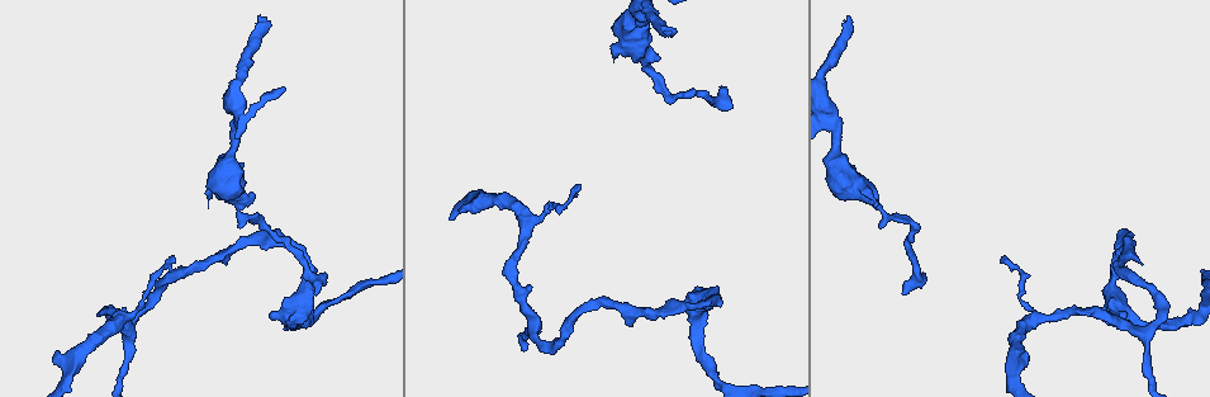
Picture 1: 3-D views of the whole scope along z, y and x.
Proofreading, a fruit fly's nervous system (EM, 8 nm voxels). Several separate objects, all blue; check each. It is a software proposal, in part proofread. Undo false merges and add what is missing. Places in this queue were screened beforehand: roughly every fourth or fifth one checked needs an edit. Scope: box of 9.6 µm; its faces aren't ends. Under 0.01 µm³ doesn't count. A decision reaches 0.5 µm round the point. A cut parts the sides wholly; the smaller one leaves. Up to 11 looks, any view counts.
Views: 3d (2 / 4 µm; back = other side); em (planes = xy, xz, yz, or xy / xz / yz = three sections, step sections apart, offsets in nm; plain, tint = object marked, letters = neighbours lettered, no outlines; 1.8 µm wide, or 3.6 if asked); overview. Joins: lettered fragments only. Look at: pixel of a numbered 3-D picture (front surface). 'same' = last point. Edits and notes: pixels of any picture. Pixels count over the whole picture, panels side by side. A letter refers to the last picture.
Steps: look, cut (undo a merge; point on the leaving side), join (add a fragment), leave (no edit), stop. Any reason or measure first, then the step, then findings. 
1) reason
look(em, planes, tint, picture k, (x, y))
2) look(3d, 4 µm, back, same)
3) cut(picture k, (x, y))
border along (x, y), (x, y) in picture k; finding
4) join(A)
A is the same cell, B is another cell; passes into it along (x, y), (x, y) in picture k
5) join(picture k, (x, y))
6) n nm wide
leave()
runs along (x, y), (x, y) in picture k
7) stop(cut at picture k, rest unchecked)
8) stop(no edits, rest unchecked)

an open end
look(em, xy, step 16, plain, picture 1, (615, 57))

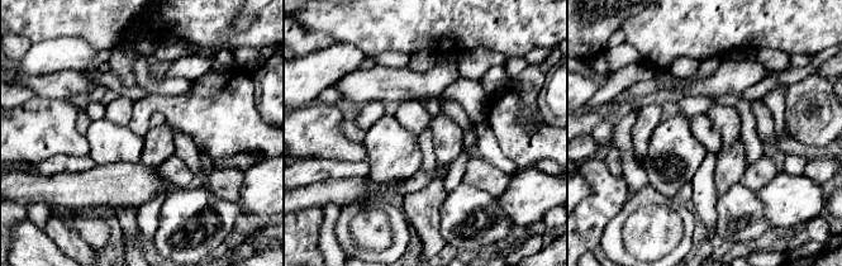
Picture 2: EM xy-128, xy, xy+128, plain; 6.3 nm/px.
look(em, xy, step 16, letters, same)

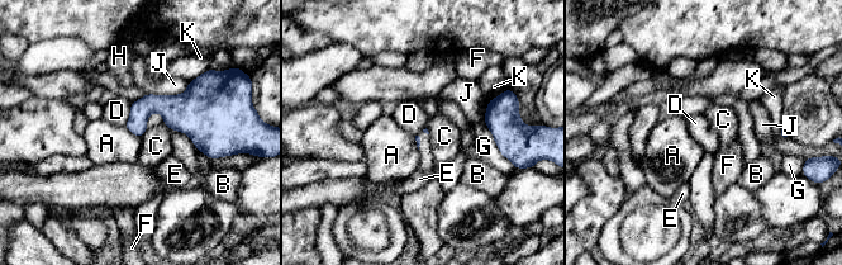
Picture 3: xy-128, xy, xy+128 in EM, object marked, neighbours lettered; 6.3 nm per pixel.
leave()
A, B, C, D, E, F, G, H, J and K are other cells; border along (131, 104), (128, 121), (124, 126) in picture 3; none of them fits

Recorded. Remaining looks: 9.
sharp bend
look(3d, 2 µm, picture 1, (237, 113))

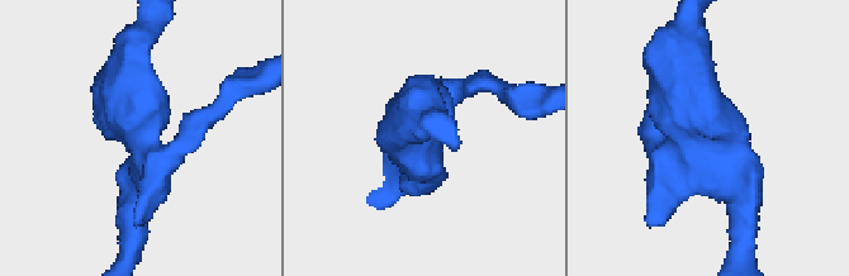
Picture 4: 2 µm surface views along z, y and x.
now the EM
look(em, 3.6 µm, xz, step 8, letters, picture 4, (145, 144))

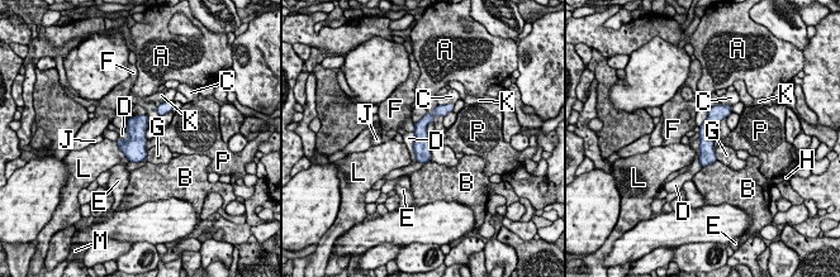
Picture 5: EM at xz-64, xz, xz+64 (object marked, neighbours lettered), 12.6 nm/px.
leave()
A, B, C, D, E, F, G, H, J, K, L, M and P are other cells; runs along (724, 108), (706, 129), (703, 162) in picture 5; continuous, no second neuron

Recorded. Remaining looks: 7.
an open end
look(3d, 4 µm, picture 1, (666, 30))

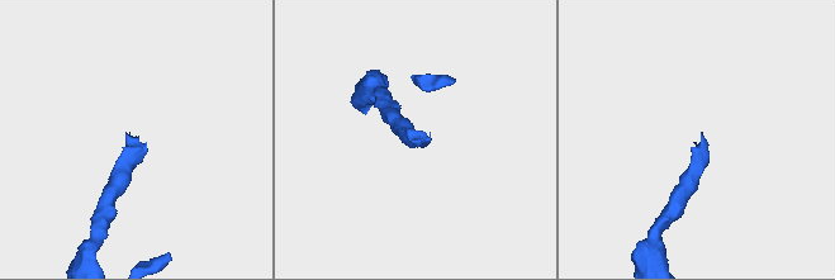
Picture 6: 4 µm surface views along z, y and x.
now the EM
look(em, planes, letters, picture 6, (125, 136))

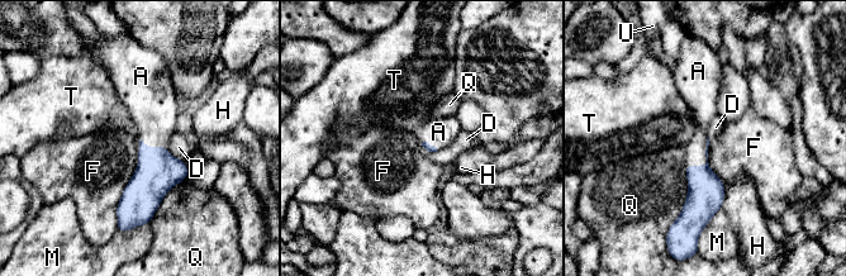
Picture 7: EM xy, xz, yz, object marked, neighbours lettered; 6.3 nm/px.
F touches over 420 nm
join(A)
A is the same cell, D, F, H, M, Q, T and U are other cells; it goes on there

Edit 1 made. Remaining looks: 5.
look(overview)

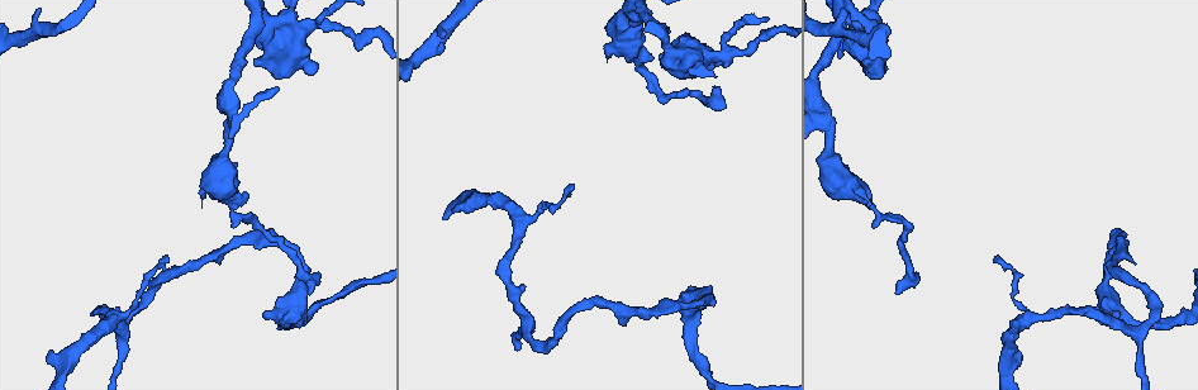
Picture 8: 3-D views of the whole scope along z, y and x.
sudden change in width
look(em, xz, step 8, tint, picture 8, (729, 51))

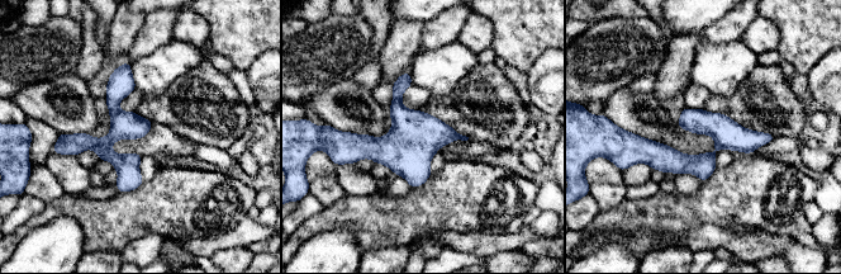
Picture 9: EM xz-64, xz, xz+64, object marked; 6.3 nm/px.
look(em, planes, letters, same)

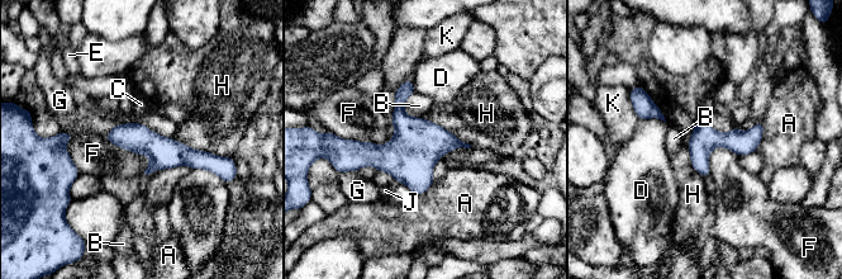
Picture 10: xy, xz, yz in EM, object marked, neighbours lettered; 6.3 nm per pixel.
leave()
A, B, C, D, E, F, G, H, J and K are other cells; runs along (110, 136), (215, 159) in picture 10; continuous, no second neuron

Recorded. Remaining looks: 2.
an open end
look(3d, 4 µm, picture 8, (717, 87))

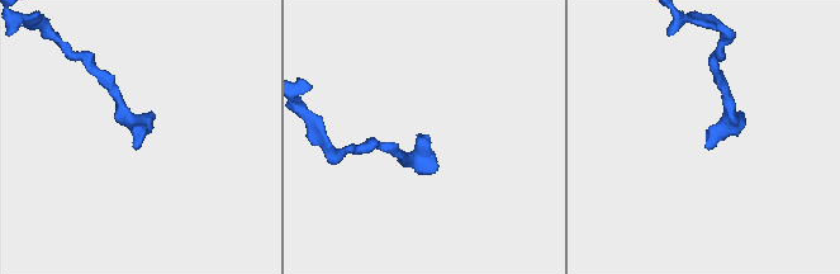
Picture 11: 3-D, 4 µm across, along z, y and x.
shape alone is not enough
look(em, planes, letters, picture 11, (418, 136))

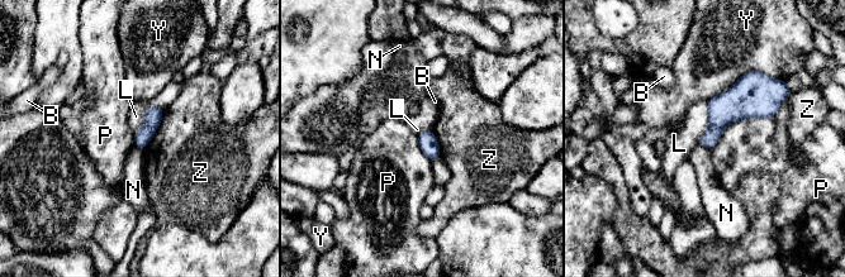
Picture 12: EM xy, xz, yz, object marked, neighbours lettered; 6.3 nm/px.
leave()
B, L, N, P, Y and Z are other cells; border along (707, 100), (708, 127), (698, 143) in picture 12; none of them fits

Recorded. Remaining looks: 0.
stop(join at picture 7, rest unchecked)

